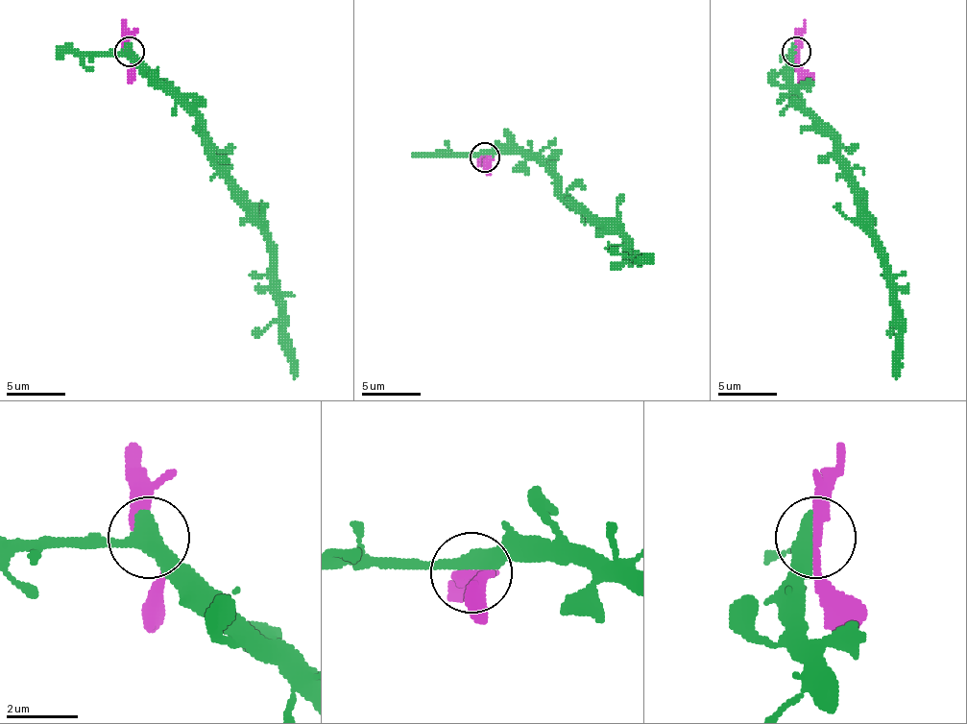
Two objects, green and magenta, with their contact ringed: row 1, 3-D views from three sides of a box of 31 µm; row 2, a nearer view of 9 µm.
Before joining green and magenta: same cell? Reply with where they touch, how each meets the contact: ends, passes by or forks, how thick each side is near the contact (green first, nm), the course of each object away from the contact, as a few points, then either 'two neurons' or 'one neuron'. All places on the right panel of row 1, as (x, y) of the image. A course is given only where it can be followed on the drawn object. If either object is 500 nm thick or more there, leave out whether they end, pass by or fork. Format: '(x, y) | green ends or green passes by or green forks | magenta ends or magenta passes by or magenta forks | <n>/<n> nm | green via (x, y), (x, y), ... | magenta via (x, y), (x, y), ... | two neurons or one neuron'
(796, 52) | green passes by | magenta passes by | 440/320 nm | green via (795, 53), (792, 97), (834, 141), (858, 215), (879, 242), (893, 325), (899, 331), (896, 378) | magenta via (795, 53), (798, 70), (810, 83) | one neuron

